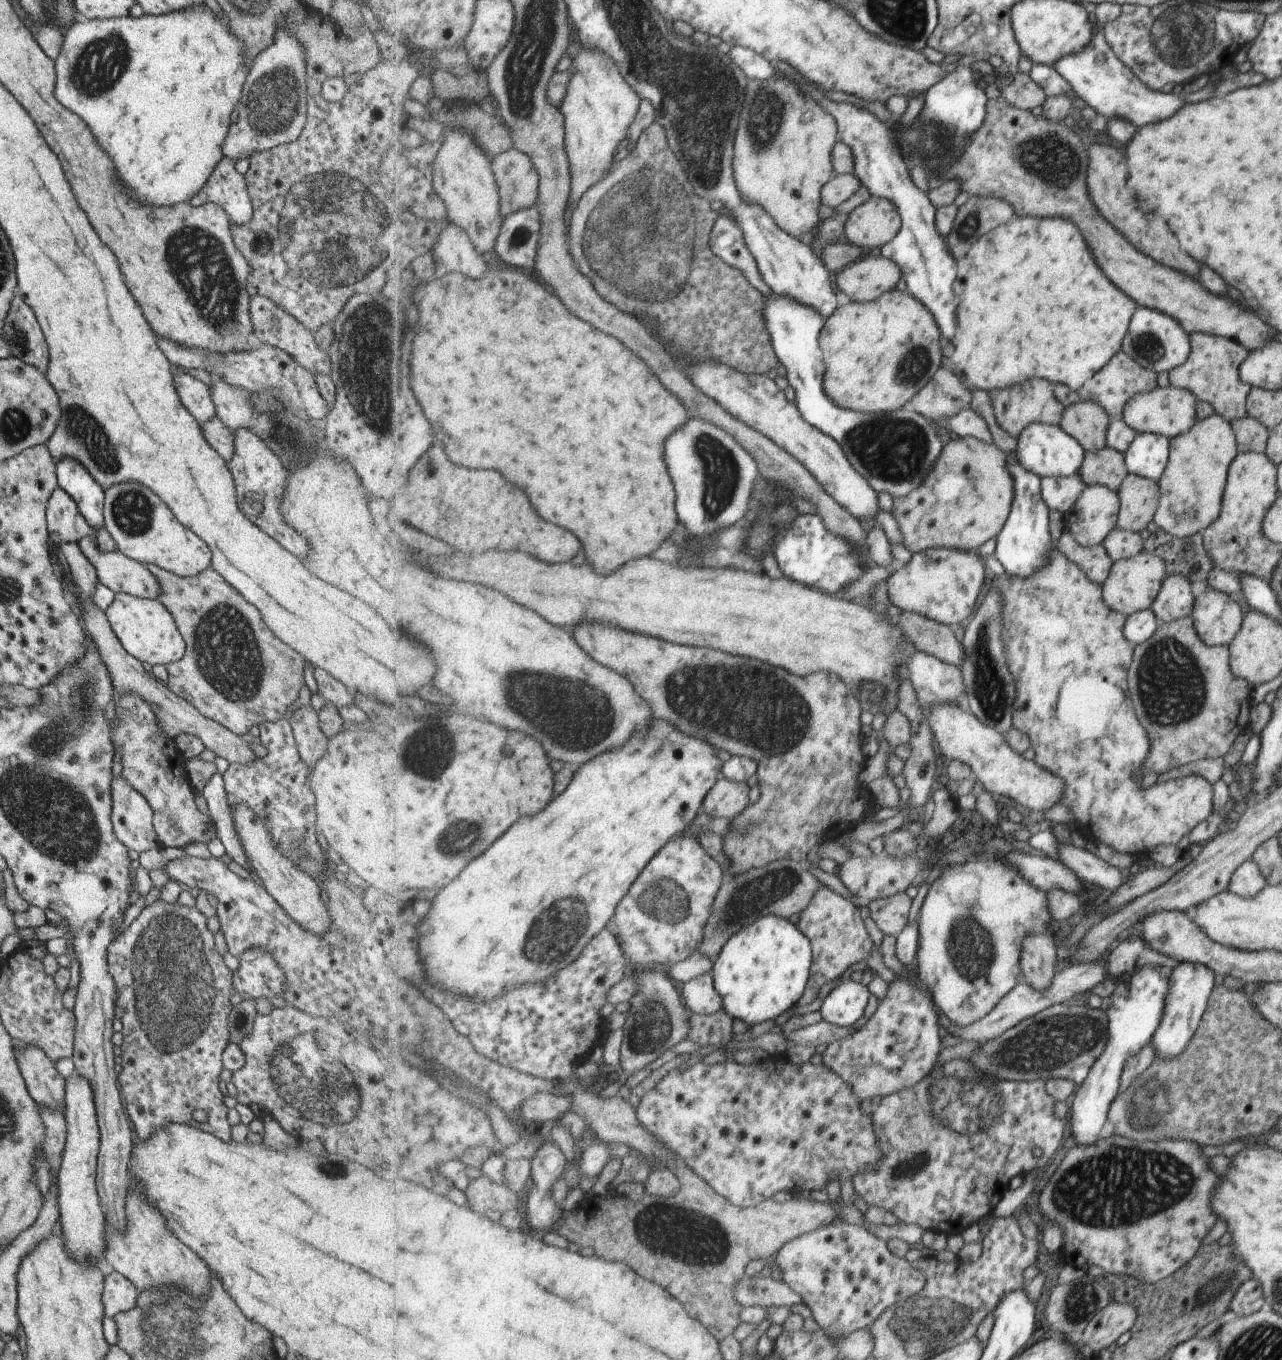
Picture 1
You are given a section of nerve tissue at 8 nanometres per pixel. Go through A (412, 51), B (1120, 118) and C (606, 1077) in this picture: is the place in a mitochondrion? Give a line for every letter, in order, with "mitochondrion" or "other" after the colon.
A: other
B: other
C: other

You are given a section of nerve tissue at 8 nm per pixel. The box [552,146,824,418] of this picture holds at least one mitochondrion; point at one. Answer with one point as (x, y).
(652, 259)

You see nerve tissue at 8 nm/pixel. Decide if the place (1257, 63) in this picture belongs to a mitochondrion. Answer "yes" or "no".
no

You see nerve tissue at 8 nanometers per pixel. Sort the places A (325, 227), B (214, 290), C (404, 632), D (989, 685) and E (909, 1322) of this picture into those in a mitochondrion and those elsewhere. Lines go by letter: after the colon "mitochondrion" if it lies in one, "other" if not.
A: mitochondrion
B: mitochondrion
C: other
D: mitochondrion
E: mitochondrion

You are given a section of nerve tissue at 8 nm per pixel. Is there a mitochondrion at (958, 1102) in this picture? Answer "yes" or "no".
yes

